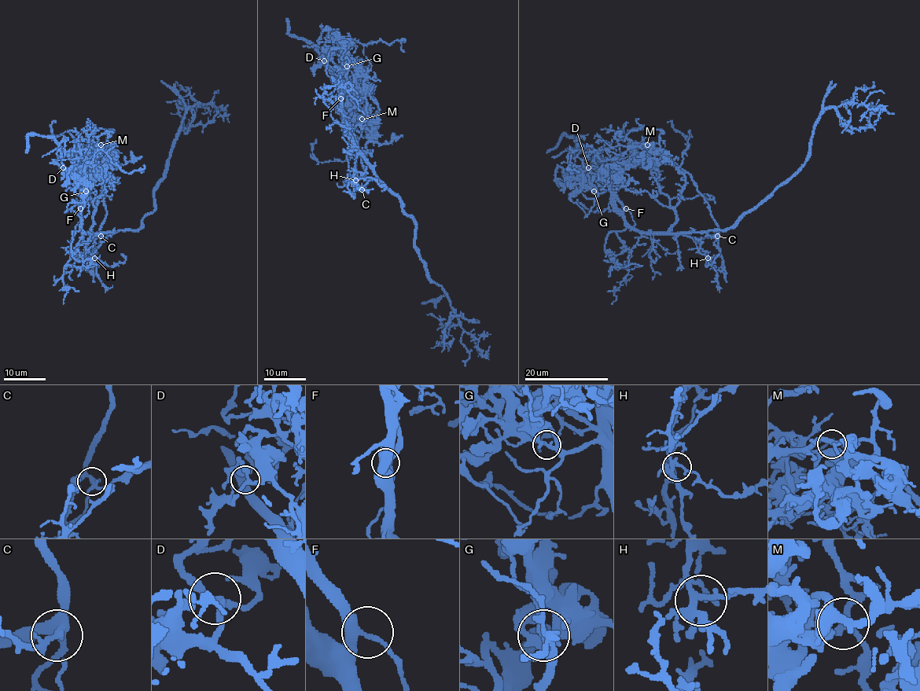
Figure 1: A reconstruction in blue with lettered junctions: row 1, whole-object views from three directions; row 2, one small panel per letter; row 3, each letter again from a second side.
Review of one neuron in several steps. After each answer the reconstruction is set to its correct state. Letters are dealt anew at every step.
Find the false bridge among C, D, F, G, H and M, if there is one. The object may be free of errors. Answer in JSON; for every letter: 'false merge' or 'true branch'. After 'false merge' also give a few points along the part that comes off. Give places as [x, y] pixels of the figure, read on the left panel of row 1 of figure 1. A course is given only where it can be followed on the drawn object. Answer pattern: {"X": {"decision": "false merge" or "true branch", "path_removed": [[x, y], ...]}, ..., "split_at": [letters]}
{"C": {"decision": "true branch"}, "D": {"decision": "true branch"}, "F": {"decision": "true branch"}, "G": {"decision": "true branch"}, "H": {"decision": "true branch"}, "M": {"decision": "true branch"}, "split_at": []}

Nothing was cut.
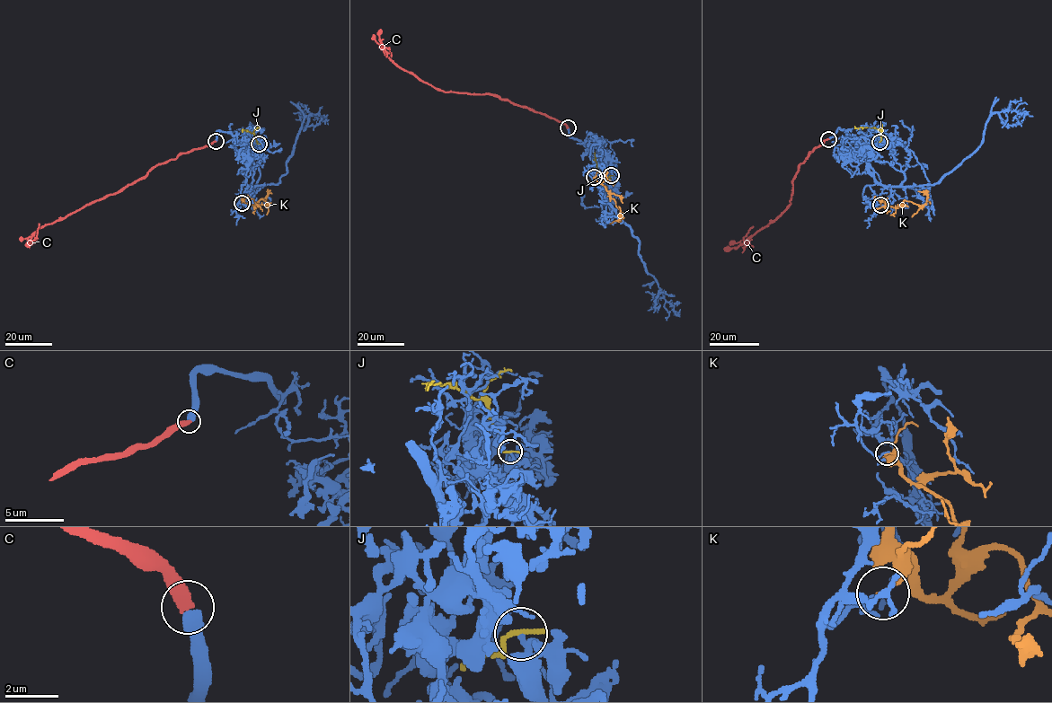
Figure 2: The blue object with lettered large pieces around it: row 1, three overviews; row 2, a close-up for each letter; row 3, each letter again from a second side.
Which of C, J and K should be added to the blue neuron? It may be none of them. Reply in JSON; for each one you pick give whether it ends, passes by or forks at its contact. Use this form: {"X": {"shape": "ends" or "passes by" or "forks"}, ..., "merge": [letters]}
{"C": {"shape": "ends"}, "merge": ["C"]}

